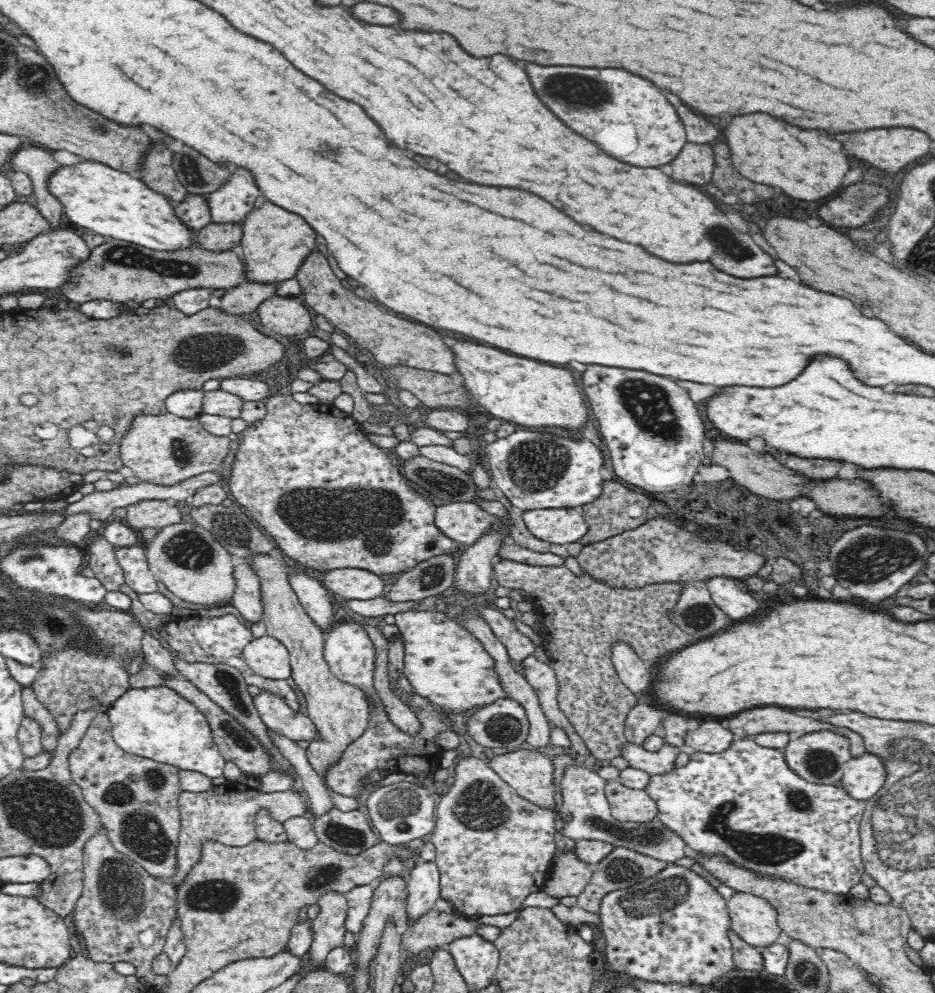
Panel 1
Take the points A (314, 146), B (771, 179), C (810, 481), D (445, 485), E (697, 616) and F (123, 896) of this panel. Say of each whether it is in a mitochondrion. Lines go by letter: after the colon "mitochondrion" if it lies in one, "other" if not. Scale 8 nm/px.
A: mitochondrion
B: other
C: other
D: mitochondrion
E: mitochondrion
F: mitochondrion

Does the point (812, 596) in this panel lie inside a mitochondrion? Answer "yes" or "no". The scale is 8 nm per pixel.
no

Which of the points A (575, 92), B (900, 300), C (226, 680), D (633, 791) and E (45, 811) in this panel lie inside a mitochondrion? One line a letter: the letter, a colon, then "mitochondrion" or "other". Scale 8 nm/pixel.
A: mitochondrion
B: other
C: mitochondrion
D: other
E: mitochondrion

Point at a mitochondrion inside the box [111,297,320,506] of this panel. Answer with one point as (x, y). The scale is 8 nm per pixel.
(204, 352)

